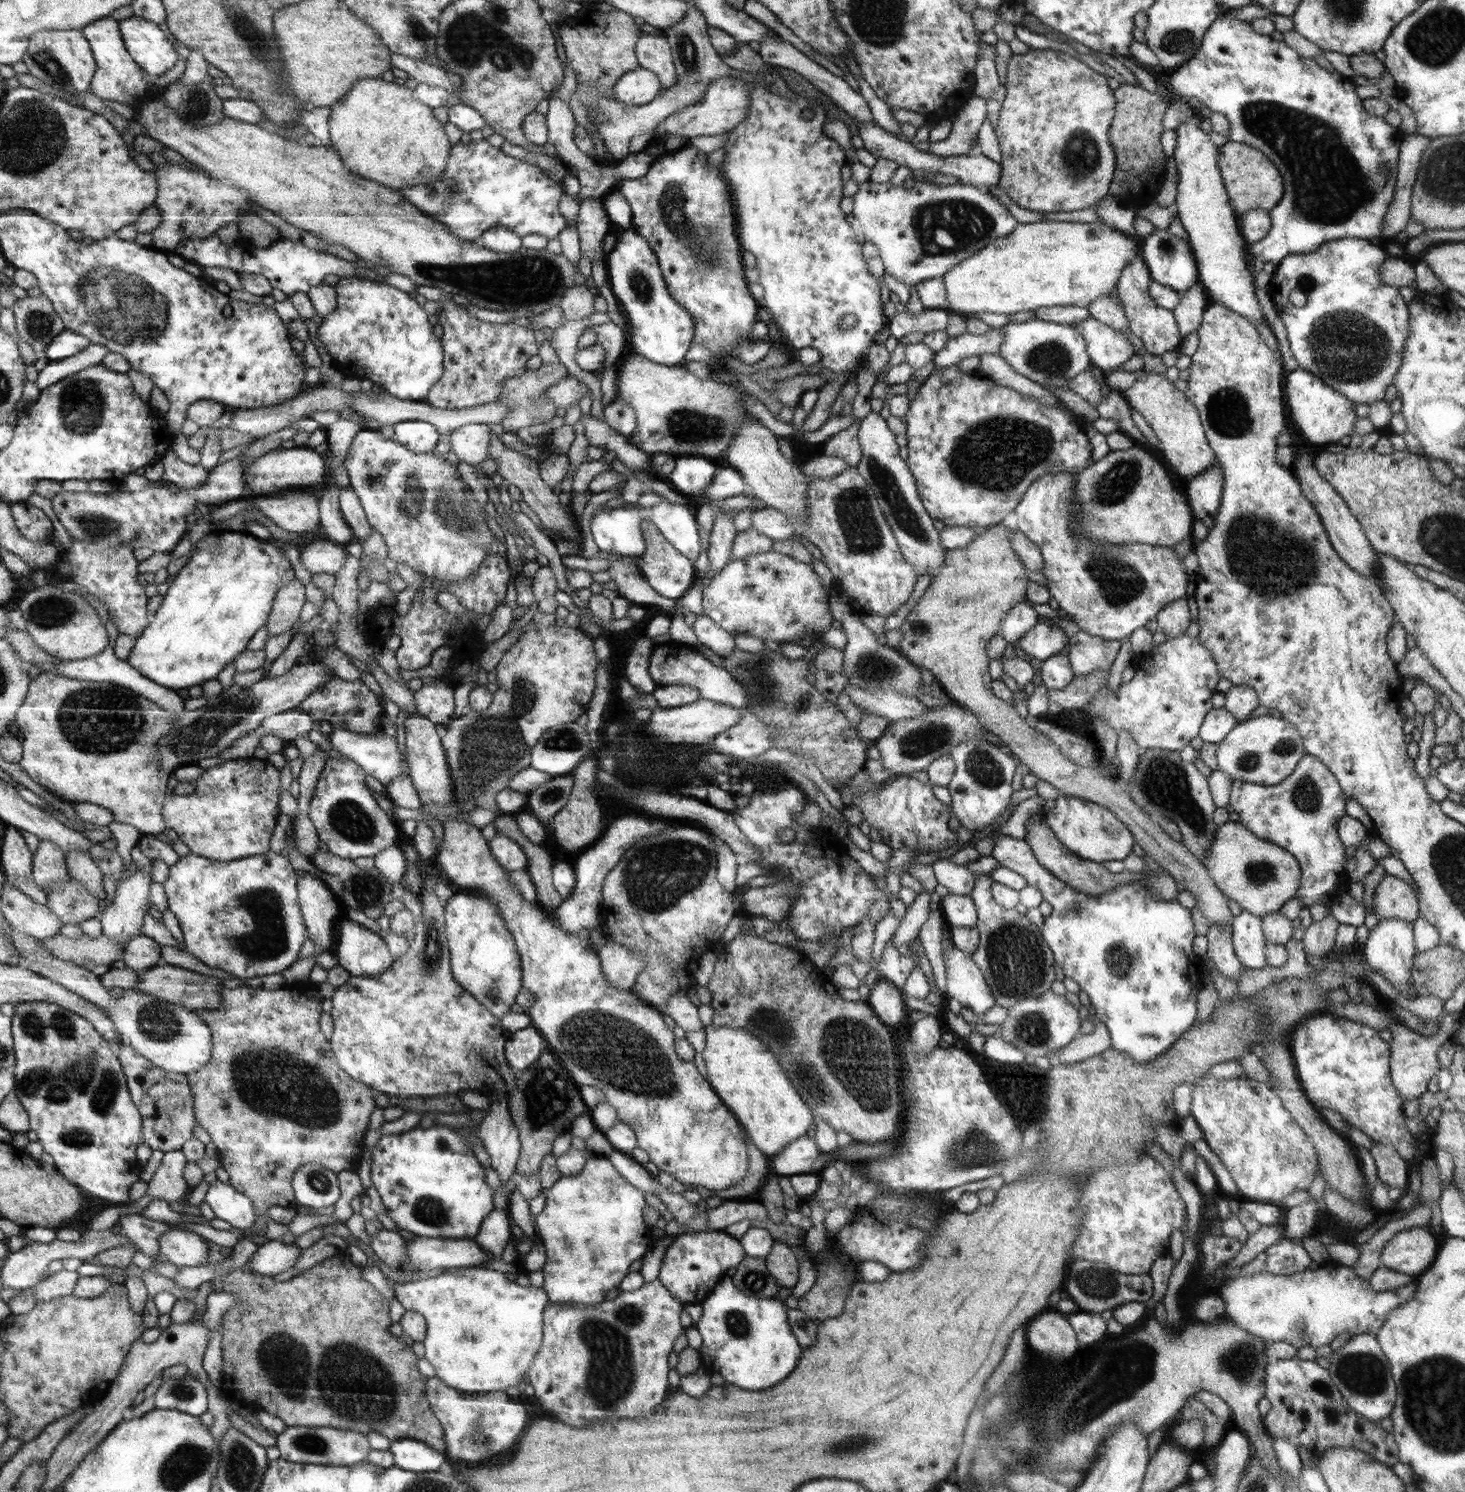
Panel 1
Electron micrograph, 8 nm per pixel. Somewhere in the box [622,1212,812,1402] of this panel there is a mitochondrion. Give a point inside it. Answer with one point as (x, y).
(753, 1278)

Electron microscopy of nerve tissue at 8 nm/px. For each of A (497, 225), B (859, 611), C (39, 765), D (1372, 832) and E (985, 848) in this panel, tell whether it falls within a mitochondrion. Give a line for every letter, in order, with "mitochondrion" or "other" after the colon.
A: other
B: other
C: other
D: other
E: other

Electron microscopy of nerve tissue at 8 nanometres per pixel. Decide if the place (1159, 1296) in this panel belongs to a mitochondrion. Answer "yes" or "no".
no

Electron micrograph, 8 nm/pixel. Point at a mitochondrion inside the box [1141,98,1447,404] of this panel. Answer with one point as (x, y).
(1347, 348)

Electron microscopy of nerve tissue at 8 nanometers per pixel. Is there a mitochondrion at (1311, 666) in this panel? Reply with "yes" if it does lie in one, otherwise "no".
no

